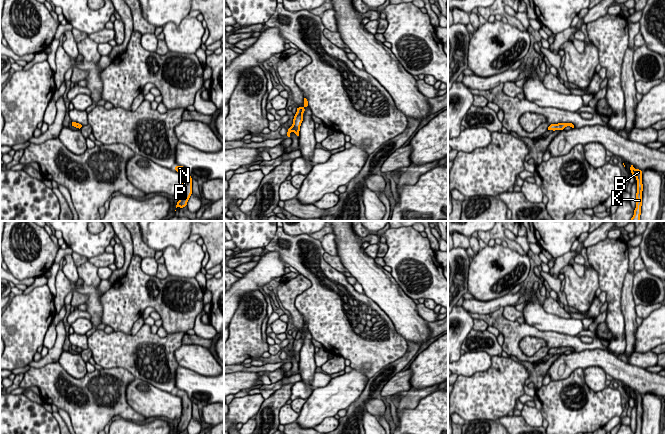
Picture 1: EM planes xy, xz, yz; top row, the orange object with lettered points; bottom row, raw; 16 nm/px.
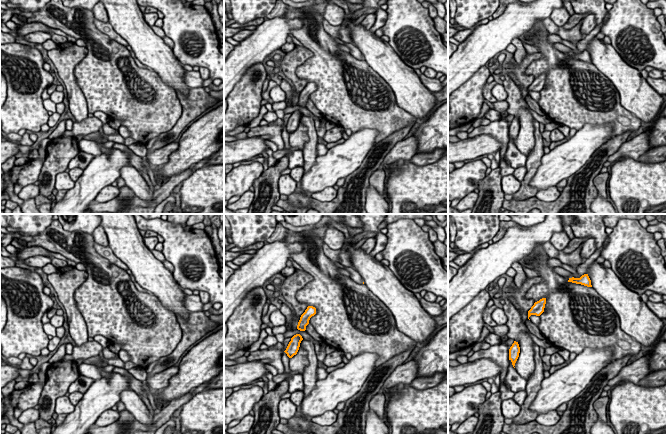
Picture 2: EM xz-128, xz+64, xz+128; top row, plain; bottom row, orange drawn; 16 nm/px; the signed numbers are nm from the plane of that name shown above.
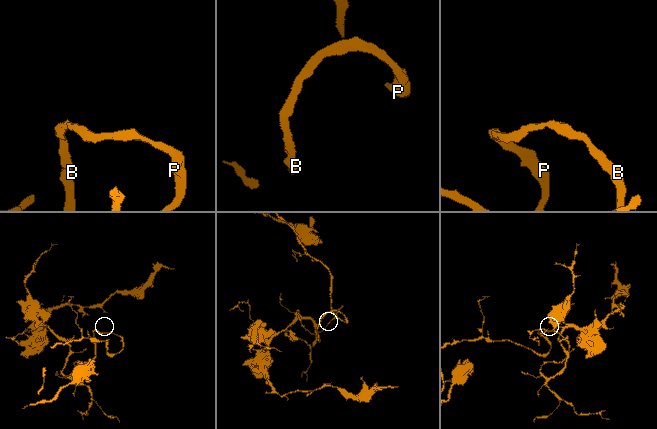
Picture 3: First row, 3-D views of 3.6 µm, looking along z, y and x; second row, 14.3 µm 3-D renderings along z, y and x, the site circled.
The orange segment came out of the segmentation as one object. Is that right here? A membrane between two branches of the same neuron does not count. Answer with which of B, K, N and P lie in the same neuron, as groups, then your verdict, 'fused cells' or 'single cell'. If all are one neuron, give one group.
B K N P | single cell

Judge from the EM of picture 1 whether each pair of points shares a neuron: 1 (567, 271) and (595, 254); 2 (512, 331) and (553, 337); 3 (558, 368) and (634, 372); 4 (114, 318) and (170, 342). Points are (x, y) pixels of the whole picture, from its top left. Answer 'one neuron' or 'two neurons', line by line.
1: two neurons
2: one neuron
3: one neuron
4: two neurons

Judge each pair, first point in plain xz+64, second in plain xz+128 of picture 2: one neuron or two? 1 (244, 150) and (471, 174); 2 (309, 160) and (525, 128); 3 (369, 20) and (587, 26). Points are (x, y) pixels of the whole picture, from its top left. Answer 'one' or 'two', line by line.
1: two
2: two
3: one

